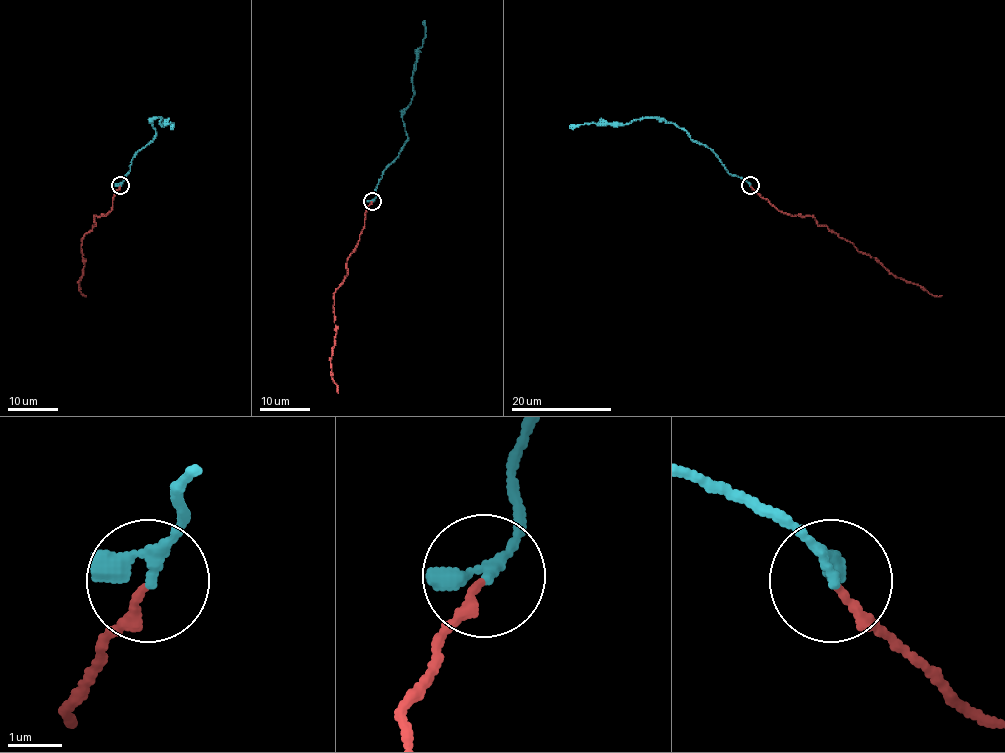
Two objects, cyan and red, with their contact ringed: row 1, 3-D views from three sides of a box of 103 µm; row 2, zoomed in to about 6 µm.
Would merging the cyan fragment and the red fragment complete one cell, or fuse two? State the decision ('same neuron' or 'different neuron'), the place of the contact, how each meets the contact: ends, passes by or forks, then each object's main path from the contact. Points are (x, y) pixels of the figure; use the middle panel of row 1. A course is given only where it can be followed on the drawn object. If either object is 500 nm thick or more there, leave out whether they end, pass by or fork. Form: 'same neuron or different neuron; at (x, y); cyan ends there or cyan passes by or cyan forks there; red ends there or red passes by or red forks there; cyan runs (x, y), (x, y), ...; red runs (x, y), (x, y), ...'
same neuron; at (372, 201); cyan passes by; red ends there; cyan runs (372, 200), (378, 181), (407, 140), (403, 110), (413, 94), (412, 71), (425, 37), (423, 20); red runs (372, 201), (347, 263), (347, 276), (334, 293), (337, 334), (330, 359), (338, 393)

